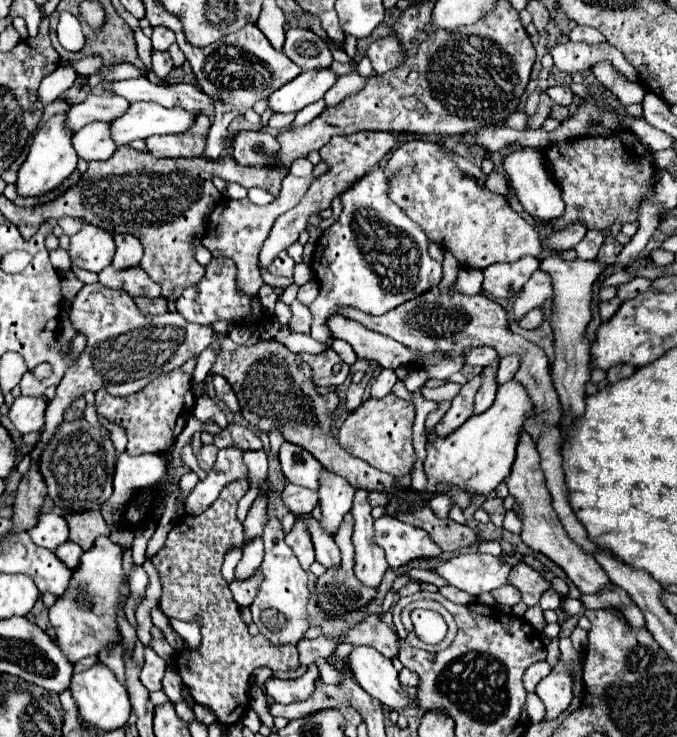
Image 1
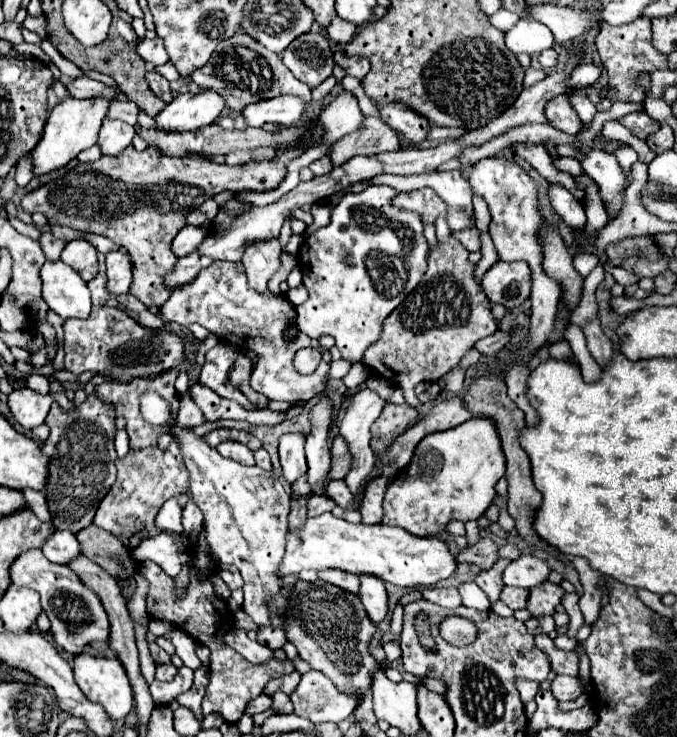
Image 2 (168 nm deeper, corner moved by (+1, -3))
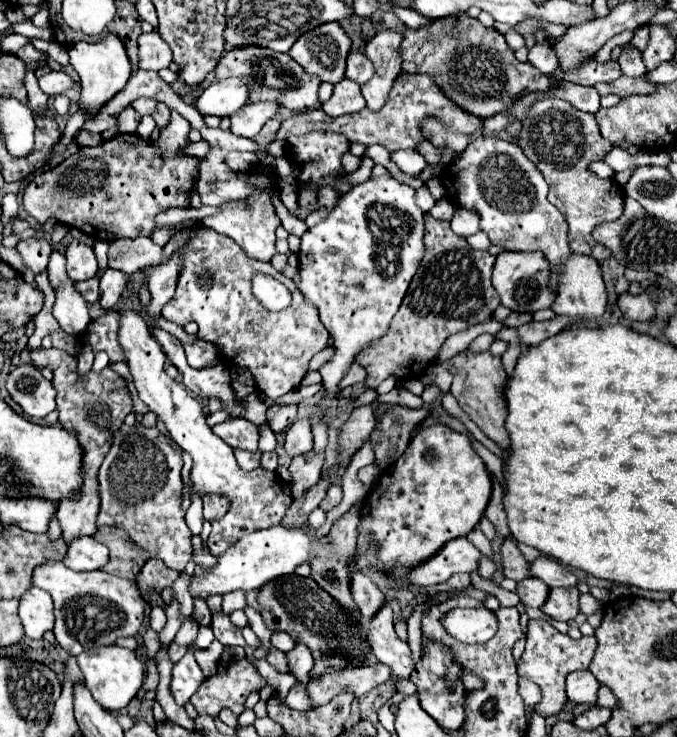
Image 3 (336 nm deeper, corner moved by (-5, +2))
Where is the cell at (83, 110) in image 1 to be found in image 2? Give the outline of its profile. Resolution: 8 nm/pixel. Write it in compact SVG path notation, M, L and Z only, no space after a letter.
M112 101L110 103L110 111L108 111L108 117L110 119L122 119L130 125L136 125L138 121L138 105L136 103L130 103L130 101L124 101L124 103L118 103L118 101Z

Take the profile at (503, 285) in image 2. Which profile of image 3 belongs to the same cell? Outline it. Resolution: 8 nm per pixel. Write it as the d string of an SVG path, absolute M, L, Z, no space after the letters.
M500 252L492 272L492 286L496 288L502 306L508 306L514 312L550 308L556 298L548 288L548 260L544 260L542 252Z

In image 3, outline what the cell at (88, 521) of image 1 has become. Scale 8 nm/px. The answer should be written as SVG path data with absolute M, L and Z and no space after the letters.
M102 526L96 530L94 540L102 542L110 550L110 560L102 566L102 570L108 574L134 580L144 562L148 560L148 554L142 548L136 548L136 544L132 544L128 534L120 528Z

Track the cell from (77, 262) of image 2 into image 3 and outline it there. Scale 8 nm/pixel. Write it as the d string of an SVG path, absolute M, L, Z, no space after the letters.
M72 240L66 248L66 268L68 268L68 276L72 276L72 280L80 282L80 280L88 280L98 272L98 260L94 256L94 250L80 242L80 240Z

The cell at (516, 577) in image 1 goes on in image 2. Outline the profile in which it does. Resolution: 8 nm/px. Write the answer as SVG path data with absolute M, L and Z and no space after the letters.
M550 581L538 585L536 589L530 589L530 597L528 597L528 611L536 617L542 615L554 615L556 607L560 605L564 595L564 589L560 585L554 585Z

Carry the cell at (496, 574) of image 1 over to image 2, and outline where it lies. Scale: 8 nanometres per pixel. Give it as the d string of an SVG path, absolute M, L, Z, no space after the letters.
M522 555L520 559L512 561L504 573L504 585L514 585L514 587L526 587L532 589L544 581L548 581L550 575L550 567L546 565L546 561L534 557L534 555Z

